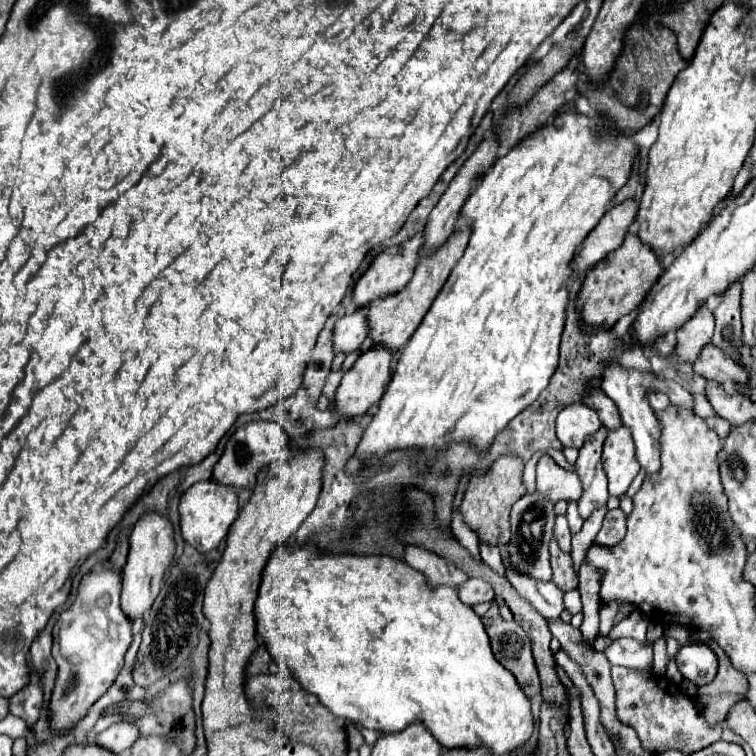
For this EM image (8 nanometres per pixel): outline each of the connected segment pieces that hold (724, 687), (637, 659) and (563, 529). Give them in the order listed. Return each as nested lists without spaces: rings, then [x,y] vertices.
[[[711,640],[707,644],[716,652],[719,667],[714,682],[708,684],[708,686],[698,688],[698,694],[710,694],[710,696],[716,696],[716,694],[734,694],[740,700],[748,700],[748,688],[750,688],[748,678],[732,668],[726,652],[715,641]]]
[[[618,638],[614,640],[606,650],[606,658],[614,666],[626,666],[626,668],[646,668],[652,664],[652,644],[646,646],[632,638]]]
[[[556,516],[554,538],[556,538],[560,550],[568,554],[568,552],[570,552],[570,538],[572,538],[572,534],[570,534],[570,528],[568,528],[568,520],[566,520],[566,516]]]

